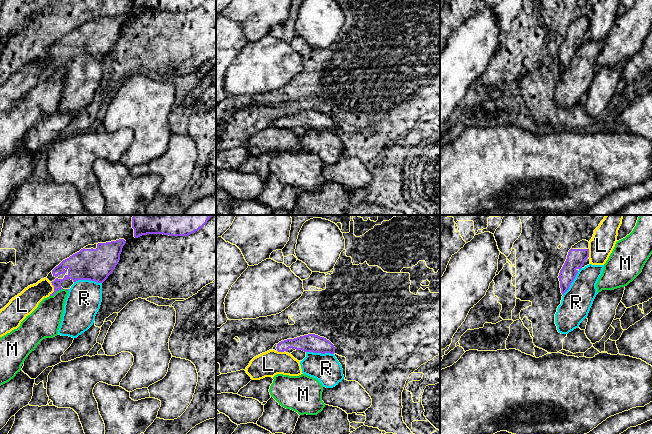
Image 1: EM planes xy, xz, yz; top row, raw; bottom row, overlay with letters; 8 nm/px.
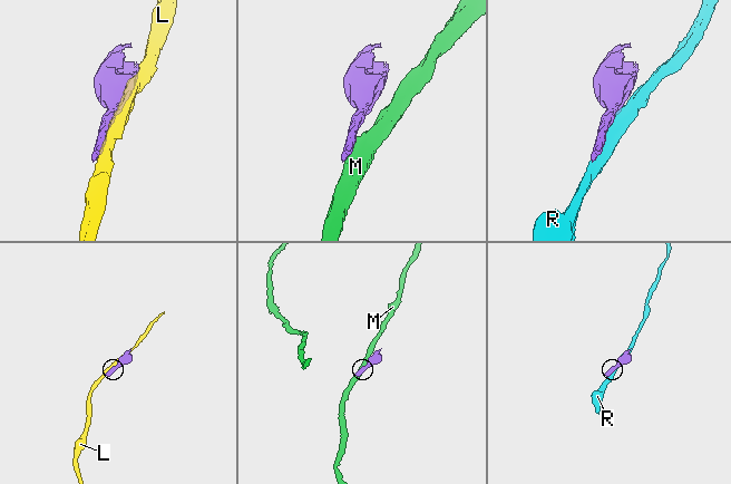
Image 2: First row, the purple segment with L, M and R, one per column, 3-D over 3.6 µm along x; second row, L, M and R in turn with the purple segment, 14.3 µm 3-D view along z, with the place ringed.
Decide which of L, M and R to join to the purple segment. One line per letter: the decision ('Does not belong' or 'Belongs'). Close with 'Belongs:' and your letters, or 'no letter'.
L: Does not belong
M: Does not belong
R: Does not belong
Belongs: no letter

